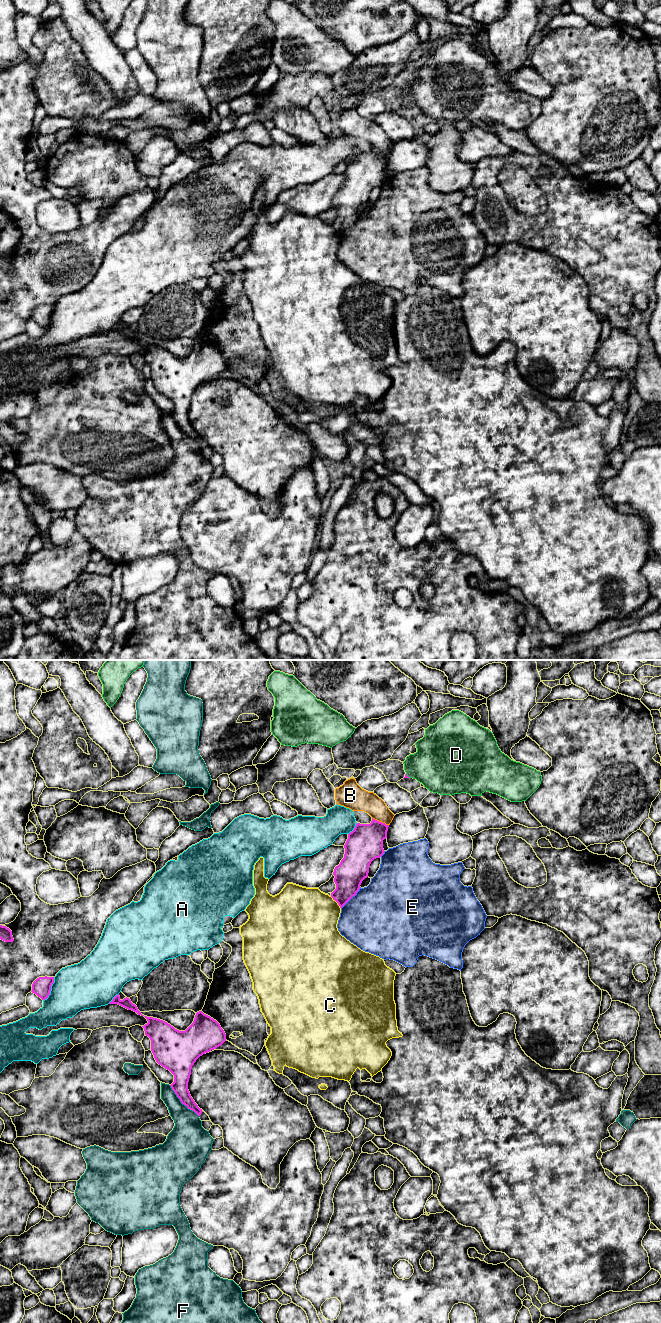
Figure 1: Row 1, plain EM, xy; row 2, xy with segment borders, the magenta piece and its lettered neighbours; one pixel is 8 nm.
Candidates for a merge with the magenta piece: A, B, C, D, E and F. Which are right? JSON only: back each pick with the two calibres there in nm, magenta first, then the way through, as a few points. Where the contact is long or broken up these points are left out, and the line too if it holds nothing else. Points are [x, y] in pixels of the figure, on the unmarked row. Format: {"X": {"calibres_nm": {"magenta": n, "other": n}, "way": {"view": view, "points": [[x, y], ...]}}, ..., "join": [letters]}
{"join": []}

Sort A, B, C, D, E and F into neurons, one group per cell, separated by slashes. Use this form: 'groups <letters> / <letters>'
groups A / B / C / D / E / F

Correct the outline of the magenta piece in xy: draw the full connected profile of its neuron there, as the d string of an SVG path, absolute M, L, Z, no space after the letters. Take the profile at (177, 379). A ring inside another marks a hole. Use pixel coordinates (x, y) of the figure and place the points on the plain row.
M202 339L196 341L193 351L185 359L179 359L163 348L144 345L148 351L142 355L151 368L156 390L174 403L170 414L181 431L200 444L203 439L188 418L191 397L200 384L226 369L224 358Z

